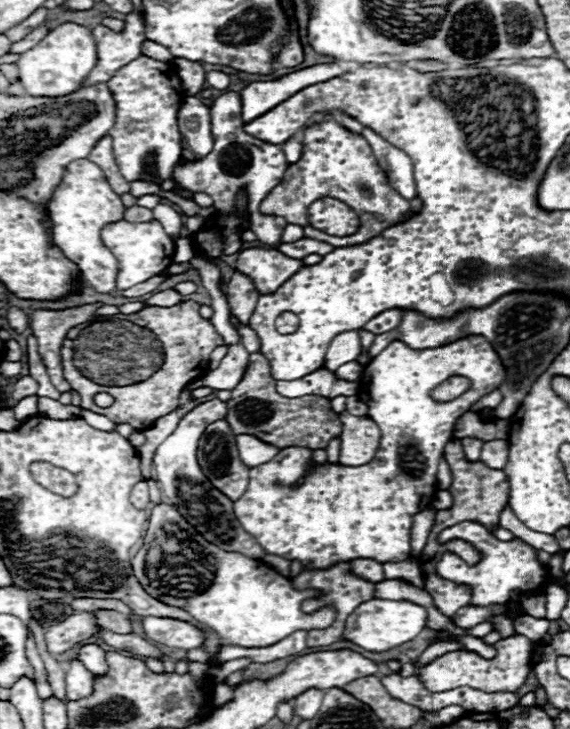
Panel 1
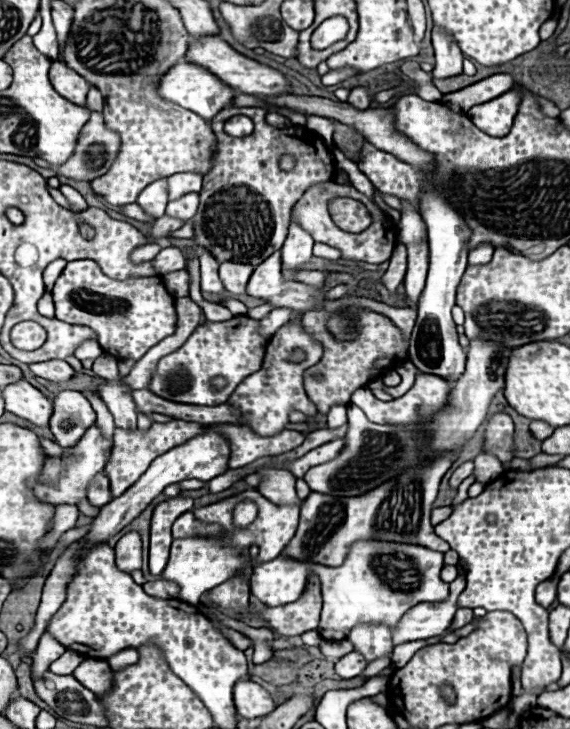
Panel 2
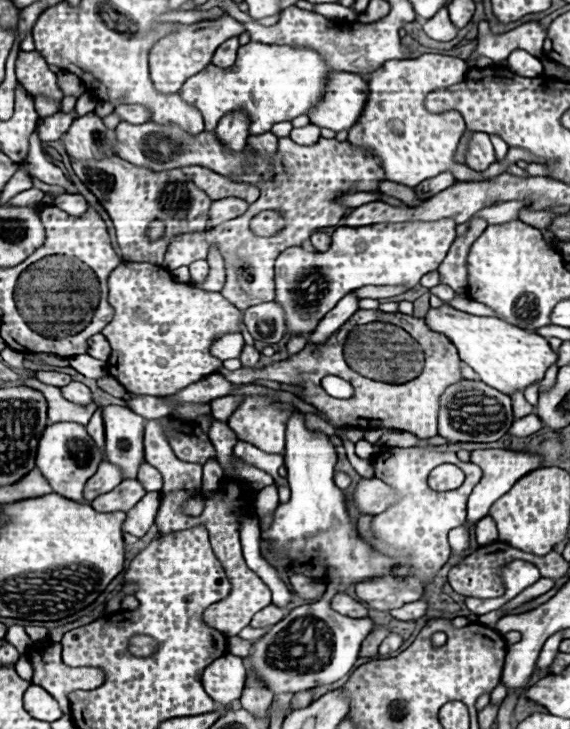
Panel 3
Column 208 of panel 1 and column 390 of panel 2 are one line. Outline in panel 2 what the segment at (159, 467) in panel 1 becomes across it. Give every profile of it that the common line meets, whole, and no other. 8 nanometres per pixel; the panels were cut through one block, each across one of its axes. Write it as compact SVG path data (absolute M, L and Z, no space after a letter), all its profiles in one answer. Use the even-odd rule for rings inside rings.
M418 372L414 386L400 398L394 398L390 402L382 402L378 398L374 398L374 394L368 388L360 388L358 392L354 392L352 396L352 404L360 406L364 410L364 414L368 416L368 420L377 424L416 424L420 422L420 418L428 418L432 414L436 414L448 400L450 390L454 388L454 384L442 380L440 376L434 374L424 374ZM458 452L454 456L442 456L430 466L422 466L412 472L404 472L402 476L370 490L366 496L352 496L352 498L334 498L334 496L322 496L322 494L310 494L304 504L300 506L300 524L296 530L296 536L290 540L290 544L284 548L284 556L292 560L302 562L314 562L322 566L340 566L346 558L346 552L350 544L358 540L386 540L386 542L398 542L398 544L416 544L438 552L448 552L450 546L440 538L434 536L434 528L430 524L430 510L438 494L438 486L446 470L452 466L452 462L458 458Z

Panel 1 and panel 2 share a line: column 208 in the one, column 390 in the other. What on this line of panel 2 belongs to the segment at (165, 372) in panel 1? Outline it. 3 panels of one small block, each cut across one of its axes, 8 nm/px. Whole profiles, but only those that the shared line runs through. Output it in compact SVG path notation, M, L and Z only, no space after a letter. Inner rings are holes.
M312 310L312 312L306 312L302 316L302 328L322 344L324 348L324 356L318 364L314 364L314 368L308 368L304 372L304 388L306 388L306 394L310 396L310 400L314 400L318 412L322 414L328 414L330 406L342 402L342 404L350 404L350 396L354 390L358 388L364 388L372 376L370 376L370 370L376 362L378 356L382 354L388 354L392 356L394 362L400 362L408 350L408 344L404 342L400 330L382 314L376 314L376 312L360 312L358 314L358 324L360 324L360 334L356 340L352 342L336 342L332 338L332 334L326 330L326 320L330 318L328 312L324 310ZM314 374L322 374L322 380L316 380Z

